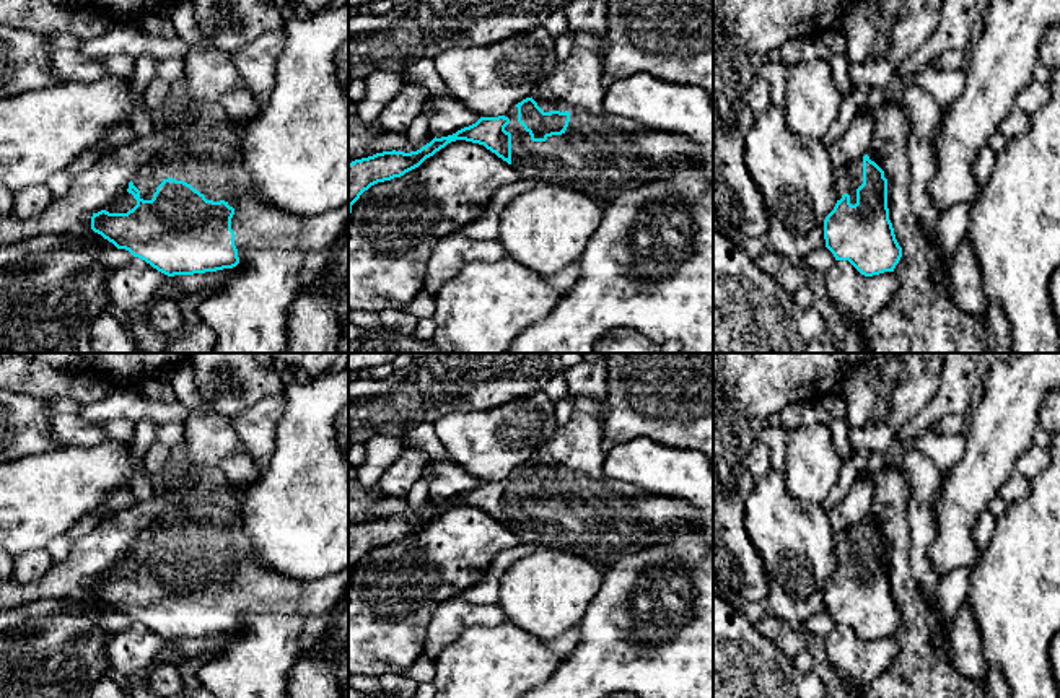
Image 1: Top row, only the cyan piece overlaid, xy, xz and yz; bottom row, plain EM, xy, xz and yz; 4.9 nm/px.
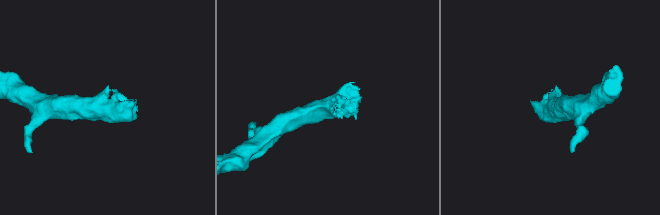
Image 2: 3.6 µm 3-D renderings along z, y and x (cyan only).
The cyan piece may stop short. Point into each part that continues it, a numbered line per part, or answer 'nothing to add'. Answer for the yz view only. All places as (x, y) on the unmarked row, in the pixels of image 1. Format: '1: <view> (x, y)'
1: yz (849, 542)

